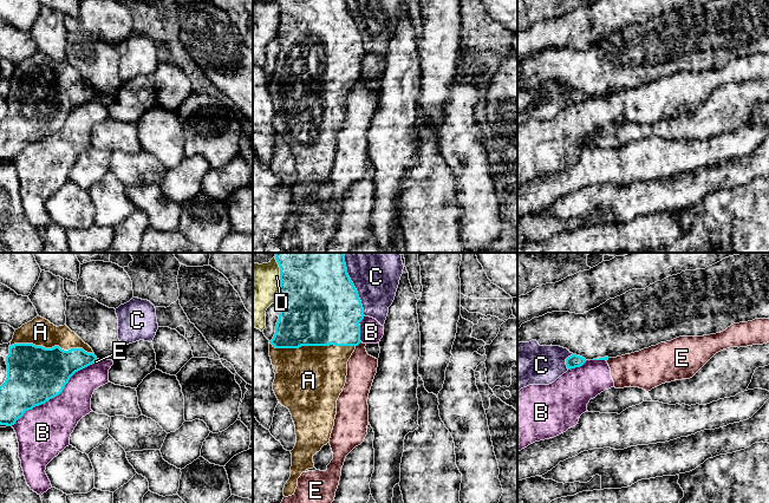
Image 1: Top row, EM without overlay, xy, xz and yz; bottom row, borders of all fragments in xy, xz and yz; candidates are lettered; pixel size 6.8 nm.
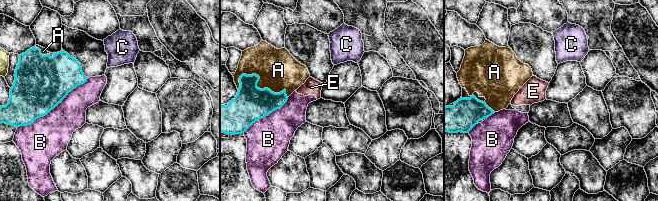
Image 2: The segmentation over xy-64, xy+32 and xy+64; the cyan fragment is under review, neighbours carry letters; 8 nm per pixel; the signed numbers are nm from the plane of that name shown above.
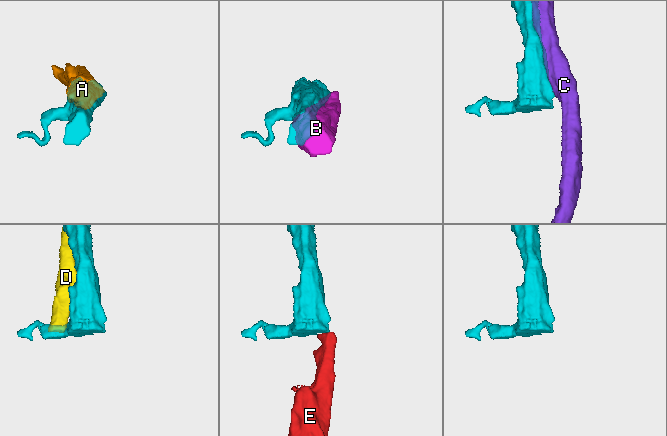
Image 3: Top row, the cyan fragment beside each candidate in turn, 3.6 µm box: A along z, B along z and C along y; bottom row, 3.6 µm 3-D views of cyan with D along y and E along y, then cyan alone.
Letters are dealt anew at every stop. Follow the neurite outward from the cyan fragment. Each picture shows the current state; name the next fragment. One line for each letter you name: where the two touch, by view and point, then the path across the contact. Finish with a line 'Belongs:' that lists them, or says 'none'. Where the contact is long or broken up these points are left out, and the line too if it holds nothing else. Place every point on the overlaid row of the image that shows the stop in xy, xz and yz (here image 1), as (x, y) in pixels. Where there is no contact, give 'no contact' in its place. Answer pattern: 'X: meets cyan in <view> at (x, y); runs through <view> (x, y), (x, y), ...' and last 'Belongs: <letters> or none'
A: meets cyan in xz at (312, 345)
Belongs: A

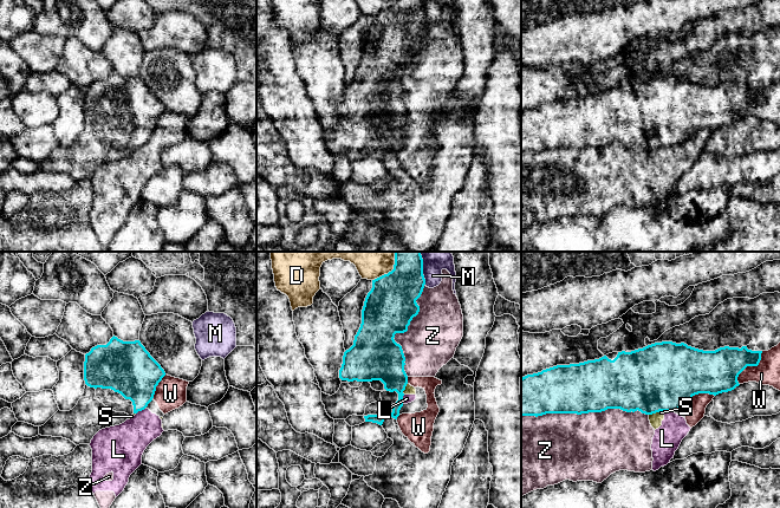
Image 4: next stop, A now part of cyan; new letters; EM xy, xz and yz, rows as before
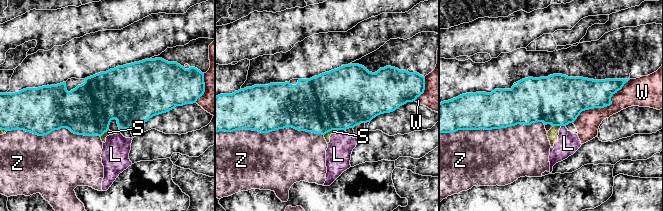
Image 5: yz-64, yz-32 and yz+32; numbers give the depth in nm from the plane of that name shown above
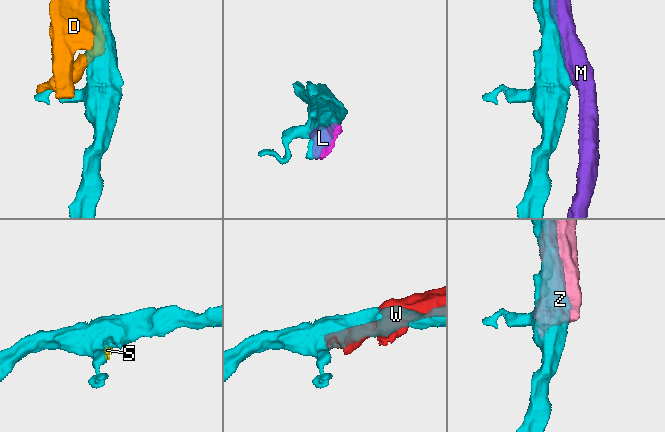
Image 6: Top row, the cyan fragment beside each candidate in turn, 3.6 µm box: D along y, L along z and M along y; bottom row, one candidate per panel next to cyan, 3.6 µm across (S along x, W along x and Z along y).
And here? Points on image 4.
Belongs: none

